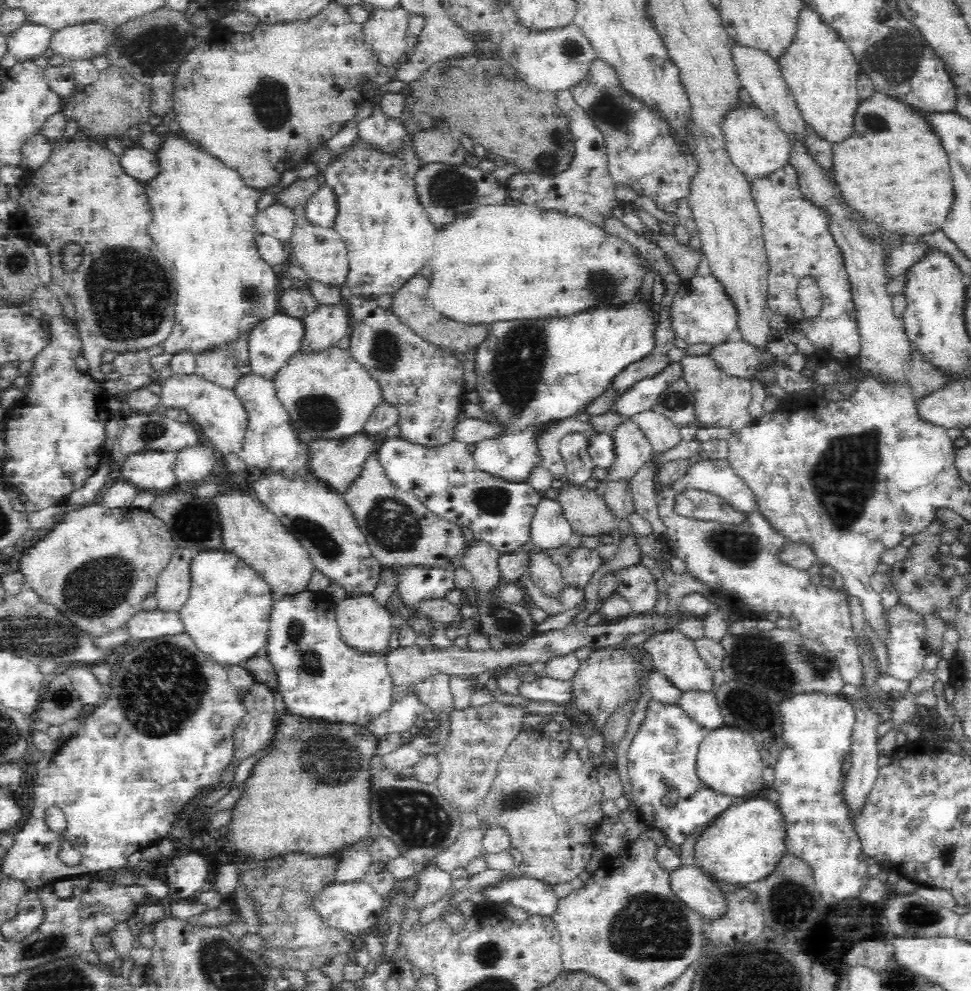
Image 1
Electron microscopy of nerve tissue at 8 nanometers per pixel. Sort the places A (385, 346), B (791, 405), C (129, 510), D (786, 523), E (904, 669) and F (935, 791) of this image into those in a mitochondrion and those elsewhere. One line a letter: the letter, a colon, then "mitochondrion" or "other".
A: mitochondrion
B: other
C: other
D: other
E: other
F: other

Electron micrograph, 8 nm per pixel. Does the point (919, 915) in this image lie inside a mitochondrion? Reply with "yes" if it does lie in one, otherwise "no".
yes

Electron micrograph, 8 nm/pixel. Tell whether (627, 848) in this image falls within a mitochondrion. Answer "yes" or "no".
no

